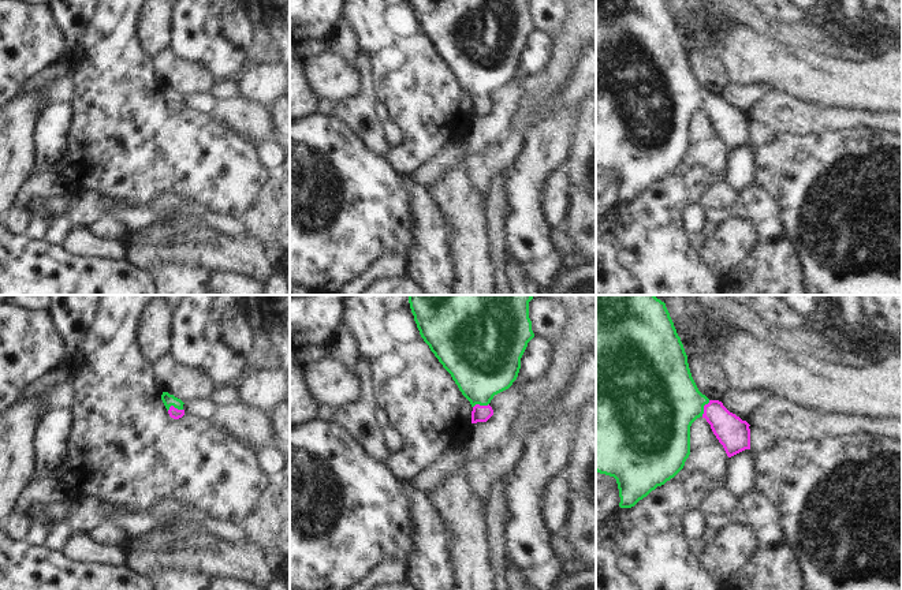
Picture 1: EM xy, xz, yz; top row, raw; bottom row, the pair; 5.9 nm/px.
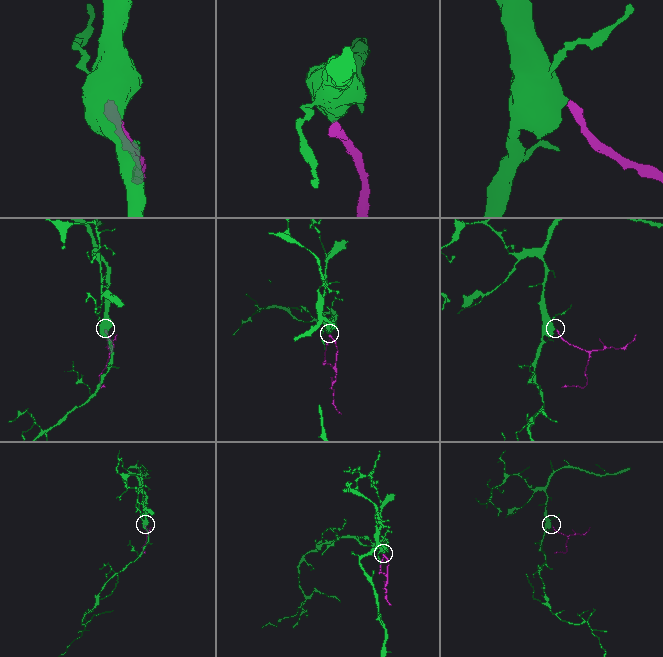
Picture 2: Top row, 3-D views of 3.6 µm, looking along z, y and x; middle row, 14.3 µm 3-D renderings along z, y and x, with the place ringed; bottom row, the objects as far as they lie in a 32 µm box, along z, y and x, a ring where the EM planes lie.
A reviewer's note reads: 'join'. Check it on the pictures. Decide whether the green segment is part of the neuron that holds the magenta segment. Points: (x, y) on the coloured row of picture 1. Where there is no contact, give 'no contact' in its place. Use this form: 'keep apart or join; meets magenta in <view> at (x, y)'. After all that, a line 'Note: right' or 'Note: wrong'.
join; meets magenta in yz at (704, 409)
Note: right

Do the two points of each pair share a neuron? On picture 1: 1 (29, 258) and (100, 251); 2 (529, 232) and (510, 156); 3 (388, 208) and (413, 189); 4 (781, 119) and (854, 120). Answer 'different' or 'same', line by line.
1: different
2: different
3: different
4: same

